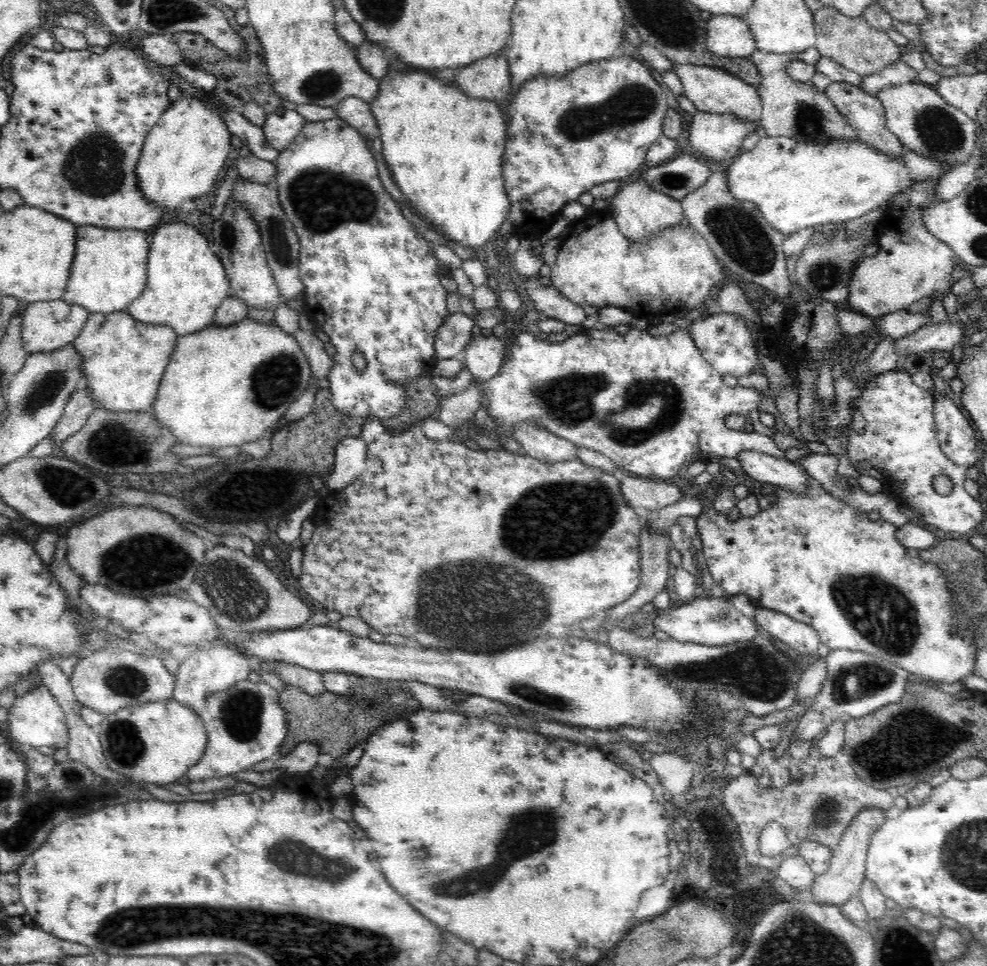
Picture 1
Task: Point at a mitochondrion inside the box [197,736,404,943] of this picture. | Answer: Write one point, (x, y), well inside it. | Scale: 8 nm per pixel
(290, 856)

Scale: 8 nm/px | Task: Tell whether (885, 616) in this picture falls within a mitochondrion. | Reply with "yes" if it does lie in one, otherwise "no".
yes

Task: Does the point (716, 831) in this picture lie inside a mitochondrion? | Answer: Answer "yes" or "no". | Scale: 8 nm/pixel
no

